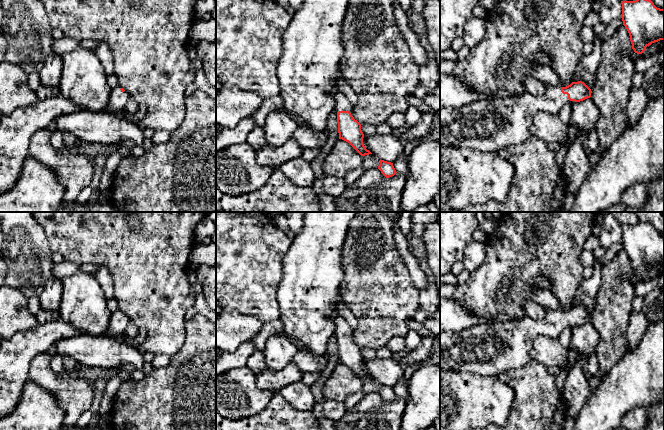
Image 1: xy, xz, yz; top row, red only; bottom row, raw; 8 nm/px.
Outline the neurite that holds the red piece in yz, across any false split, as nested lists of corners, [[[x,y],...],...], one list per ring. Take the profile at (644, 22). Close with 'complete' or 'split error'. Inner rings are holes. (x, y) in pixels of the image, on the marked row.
[[[651,0],[621,1],[623,25],[627,29],[632,49],[642,54],[652,43],[664,40],[664,9],[657,8]]]; complete

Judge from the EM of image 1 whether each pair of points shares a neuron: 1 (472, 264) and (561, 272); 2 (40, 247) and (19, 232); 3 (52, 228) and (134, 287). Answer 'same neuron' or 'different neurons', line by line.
1: different neurons
2: same neuron
3: same neuron

